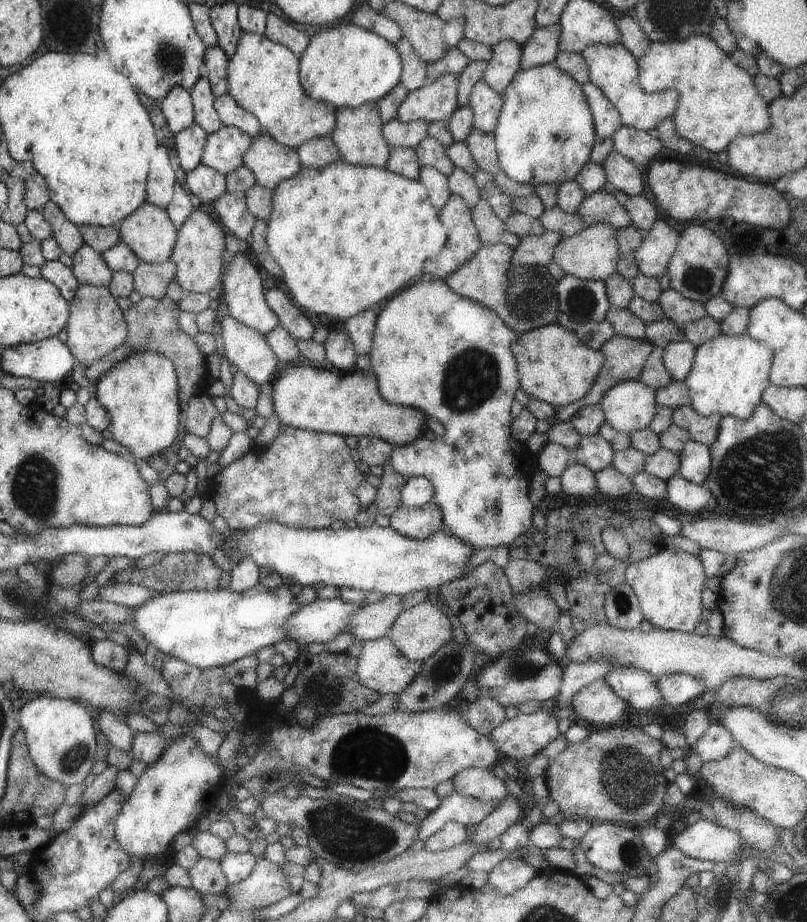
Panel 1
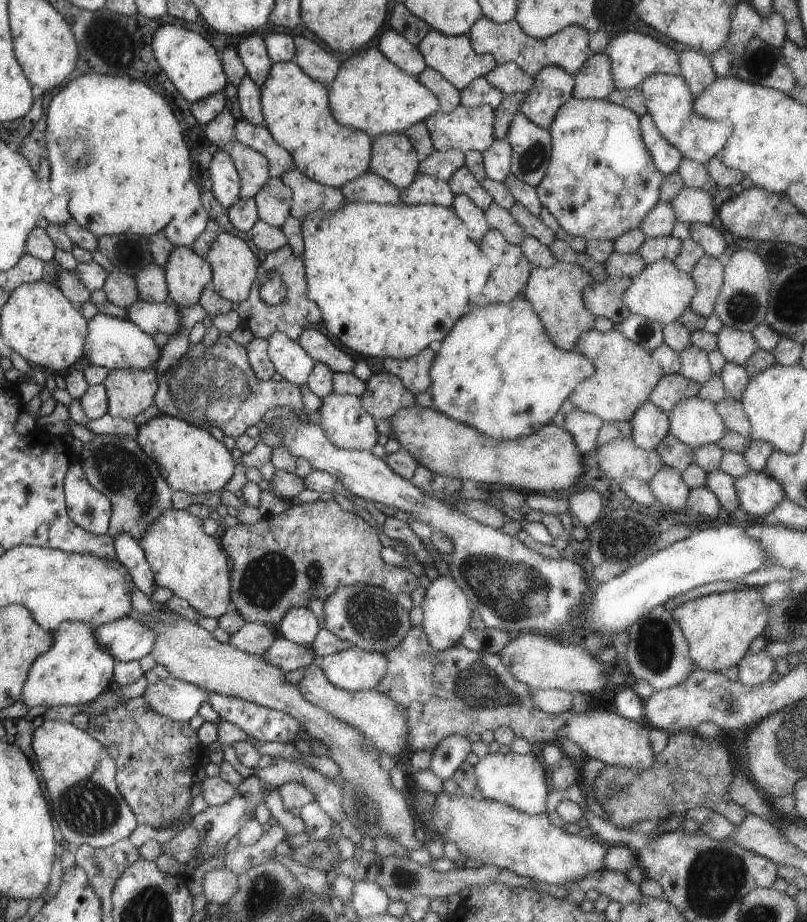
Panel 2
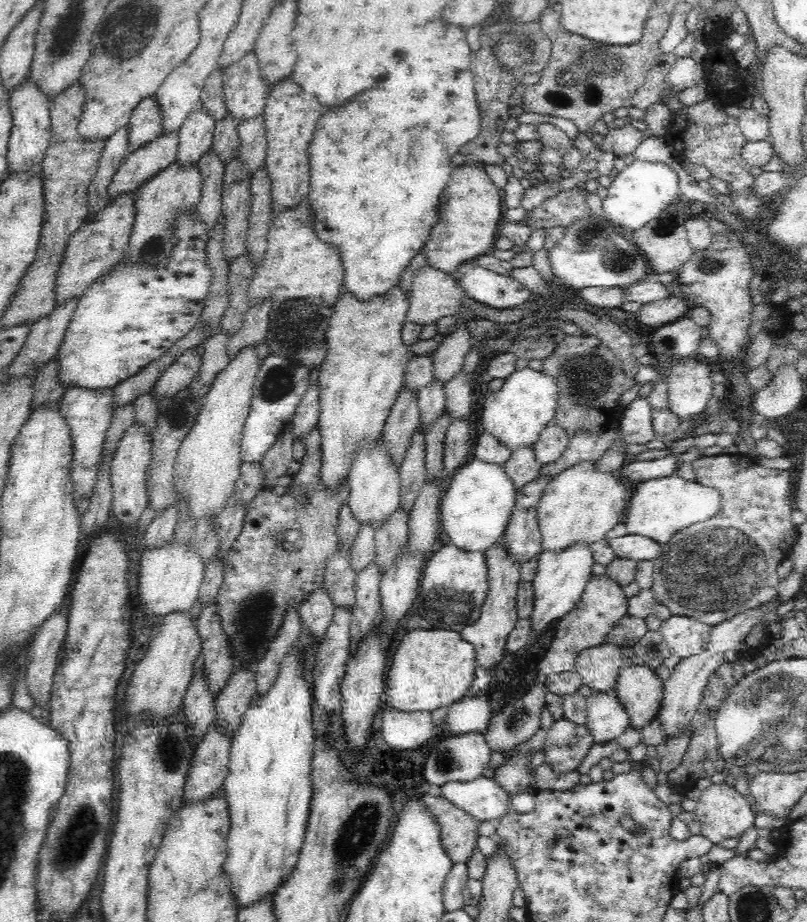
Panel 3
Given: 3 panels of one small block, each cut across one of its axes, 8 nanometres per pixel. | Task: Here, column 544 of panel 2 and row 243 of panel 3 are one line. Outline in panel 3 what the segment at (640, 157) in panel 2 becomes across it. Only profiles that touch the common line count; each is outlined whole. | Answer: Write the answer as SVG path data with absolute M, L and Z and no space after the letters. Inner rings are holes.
M194 206L192 212L181 219L180 228L172 231L179 232L179 244L175 246L175 251L170 256L171 260L166 266L158 269L157 266L150 265L132 267L124 258L116 266L114 273L108 274L102 281L95 282L84 296L78 298L77 307L65 330L66 336L58 355L58 379L66 390L82 388L100 391L114 388L164 355L197 325L213 273L206 256L210 237L202 229L202 225L194 221L196 210L197 206Z

